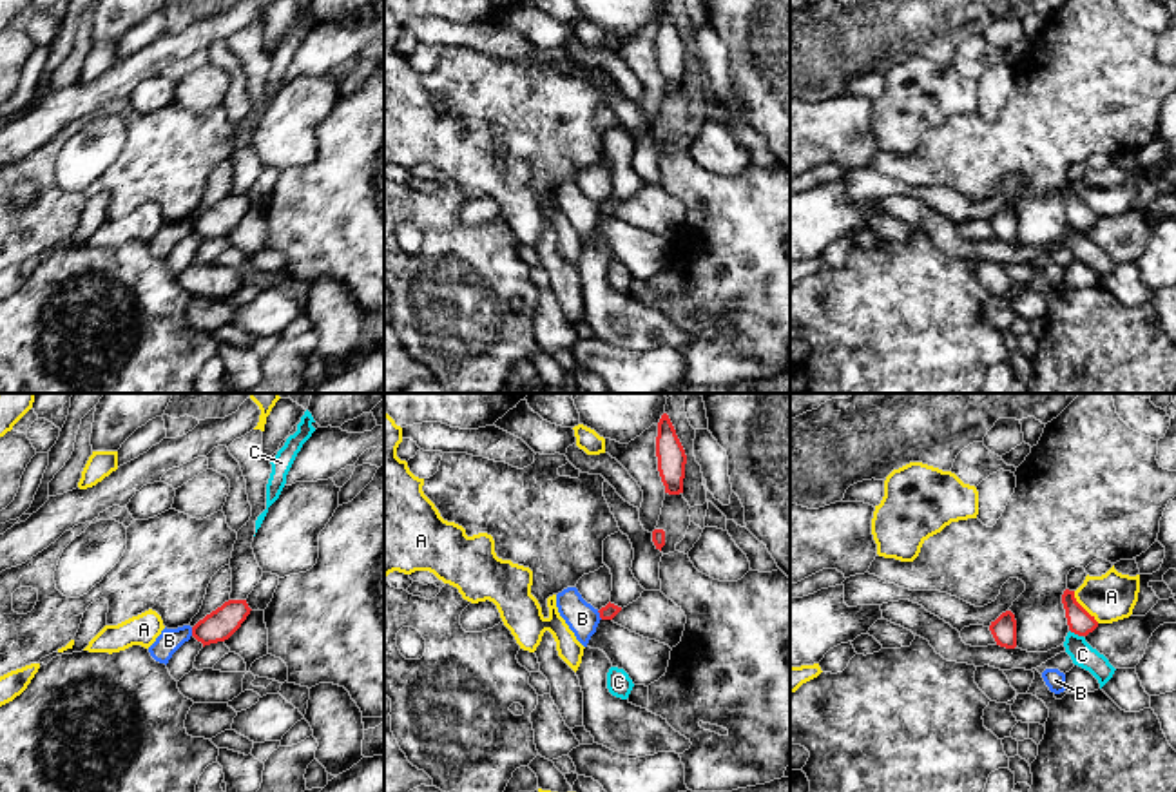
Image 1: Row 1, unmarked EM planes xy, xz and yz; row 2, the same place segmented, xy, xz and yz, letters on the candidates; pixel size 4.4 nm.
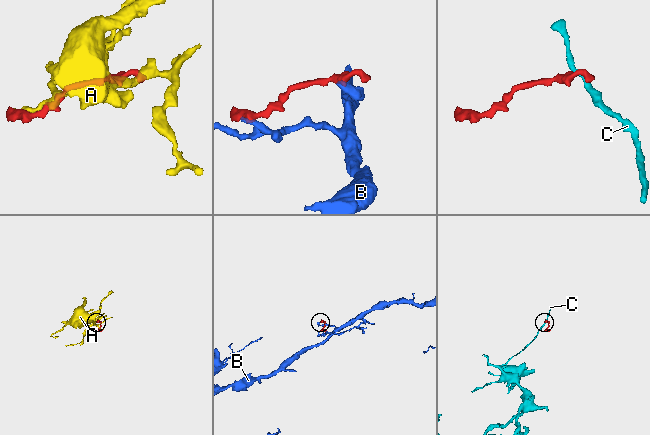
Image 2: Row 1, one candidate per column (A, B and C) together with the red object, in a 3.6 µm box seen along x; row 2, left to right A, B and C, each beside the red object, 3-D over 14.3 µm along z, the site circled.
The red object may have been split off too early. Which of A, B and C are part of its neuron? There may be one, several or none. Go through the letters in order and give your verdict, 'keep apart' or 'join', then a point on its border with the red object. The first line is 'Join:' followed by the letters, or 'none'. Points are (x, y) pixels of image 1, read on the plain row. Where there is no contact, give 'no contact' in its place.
Join: none
A: keep apart; contact yz (1082, 202)
B: keep apart; contact xy (192, 225)
C: keep apart; contact yz (1077, 227)

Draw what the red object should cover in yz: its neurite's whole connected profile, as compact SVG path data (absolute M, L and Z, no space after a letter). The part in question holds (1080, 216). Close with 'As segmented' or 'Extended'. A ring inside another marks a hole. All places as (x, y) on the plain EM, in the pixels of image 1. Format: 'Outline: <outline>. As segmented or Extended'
Outline: M1065 183L1062 188L1062 198L1065 203L1065 212L1069 225L1078 230L1087 230L1098 221L1094 210L1091 210L1075 192L1075 185Z. As segmented

